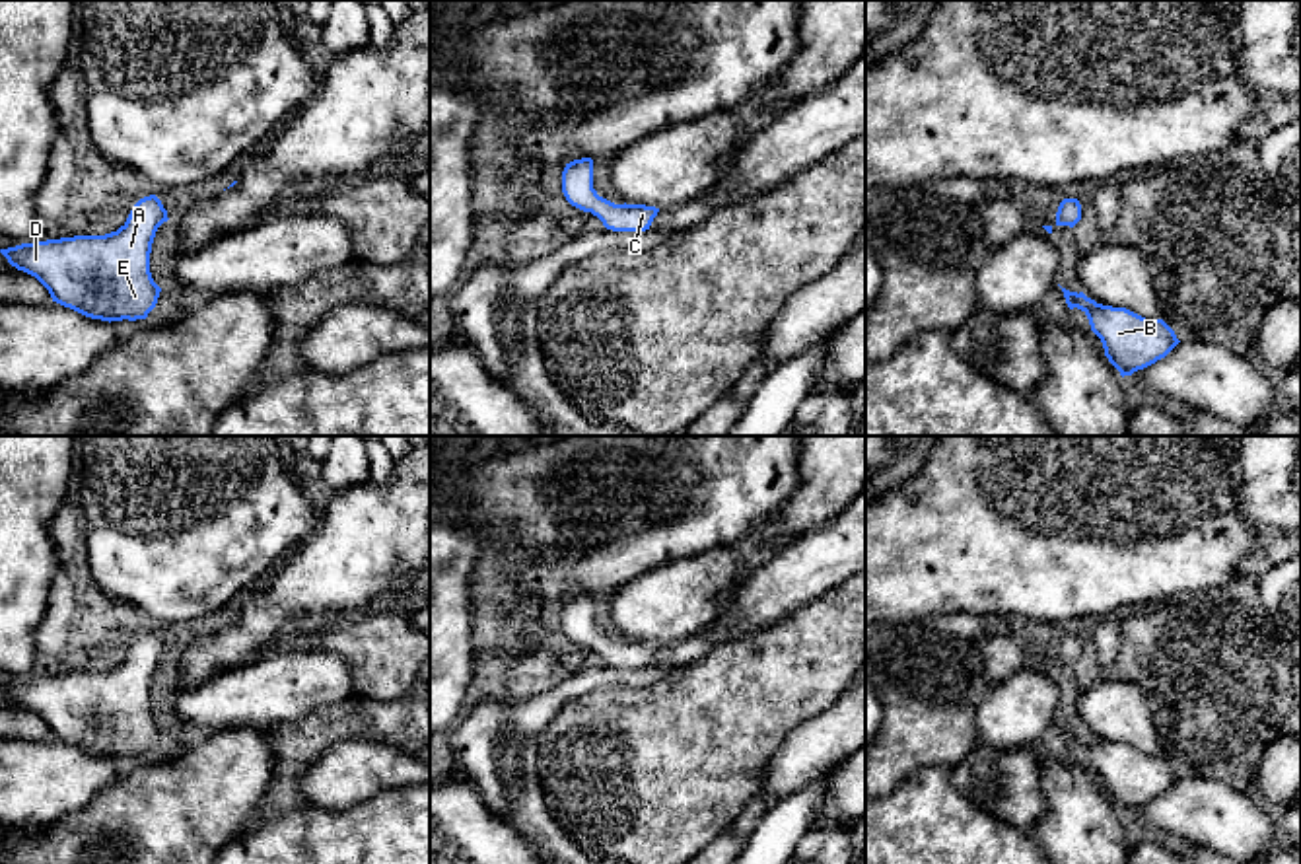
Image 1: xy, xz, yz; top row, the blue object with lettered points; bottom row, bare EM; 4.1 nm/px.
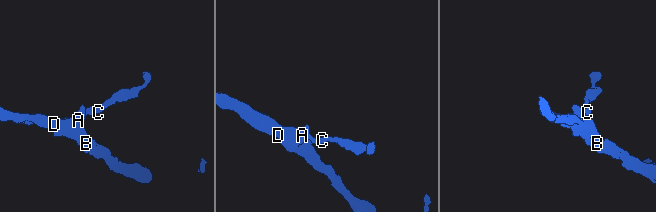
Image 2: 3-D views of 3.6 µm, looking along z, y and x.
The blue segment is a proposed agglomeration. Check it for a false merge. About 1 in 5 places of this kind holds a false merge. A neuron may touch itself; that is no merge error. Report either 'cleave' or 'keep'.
keep

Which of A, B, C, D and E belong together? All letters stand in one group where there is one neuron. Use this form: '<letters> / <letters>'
A B C D E

